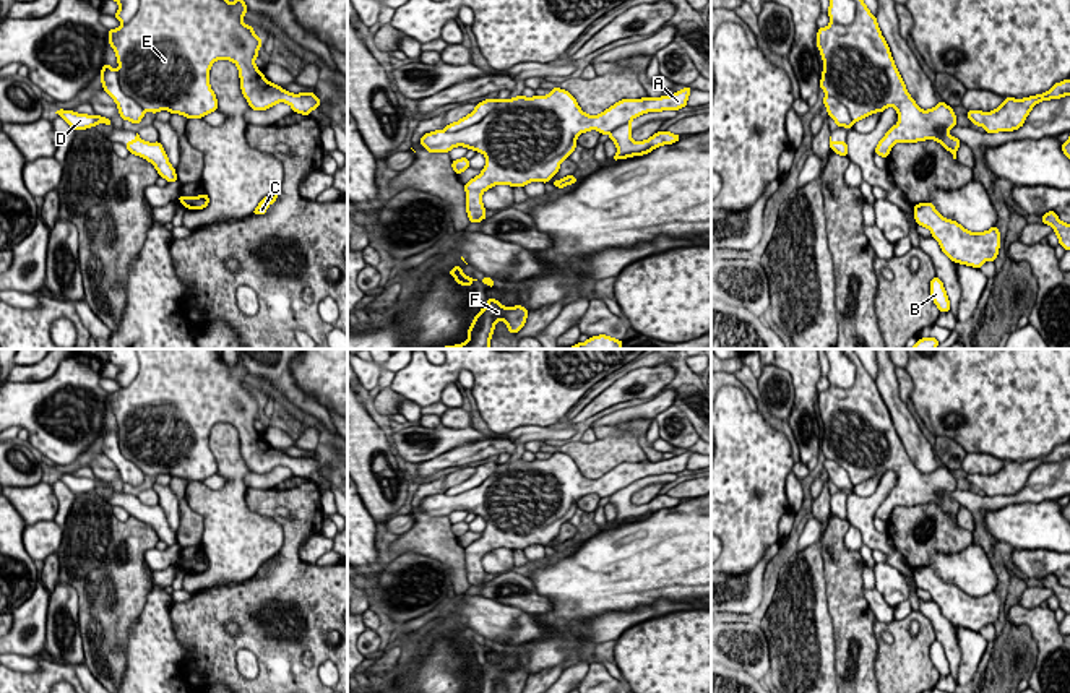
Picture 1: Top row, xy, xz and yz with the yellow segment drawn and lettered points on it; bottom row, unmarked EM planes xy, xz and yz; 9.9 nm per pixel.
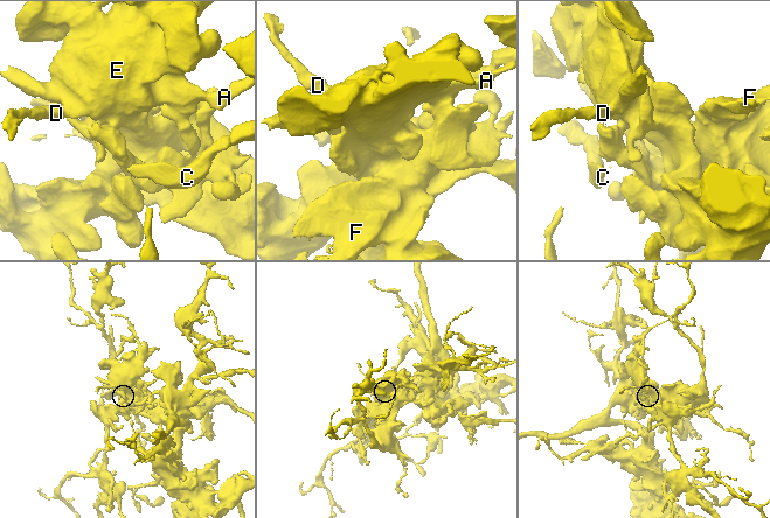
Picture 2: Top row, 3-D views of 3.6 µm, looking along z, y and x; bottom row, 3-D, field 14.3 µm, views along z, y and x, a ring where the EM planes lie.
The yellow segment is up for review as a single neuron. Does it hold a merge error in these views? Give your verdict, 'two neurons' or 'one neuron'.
one neuron

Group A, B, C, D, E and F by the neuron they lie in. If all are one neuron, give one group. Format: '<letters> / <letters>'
A B C D E F

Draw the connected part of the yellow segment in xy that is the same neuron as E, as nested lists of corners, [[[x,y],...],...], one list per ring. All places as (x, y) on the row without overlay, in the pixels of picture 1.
[[[104,349],[107,362],[119,367],[114,378],[122,390],[109,394],[119,432],[104,427],[101,446],[115,464],[123,484],[138,489],[146,476],[169,474],[187,482],[201,482],[218,474],[209,450],[209,432],[216,424],[231,424],[239,432],[240,453],[253,474],[266,474],[286,466],[294,476],[310,479],[320,471],[313,456],[292,458],[270,446],[257,432],[261,402],[242,381],[247,368],[242,360],[229,367],[219,349]]]

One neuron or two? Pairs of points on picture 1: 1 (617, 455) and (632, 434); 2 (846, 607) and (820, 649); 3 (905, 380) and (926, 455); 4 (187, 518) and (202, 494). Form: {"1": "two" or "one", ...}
{"1": "one", "2": "two", "3": "two", "4": "one"}

